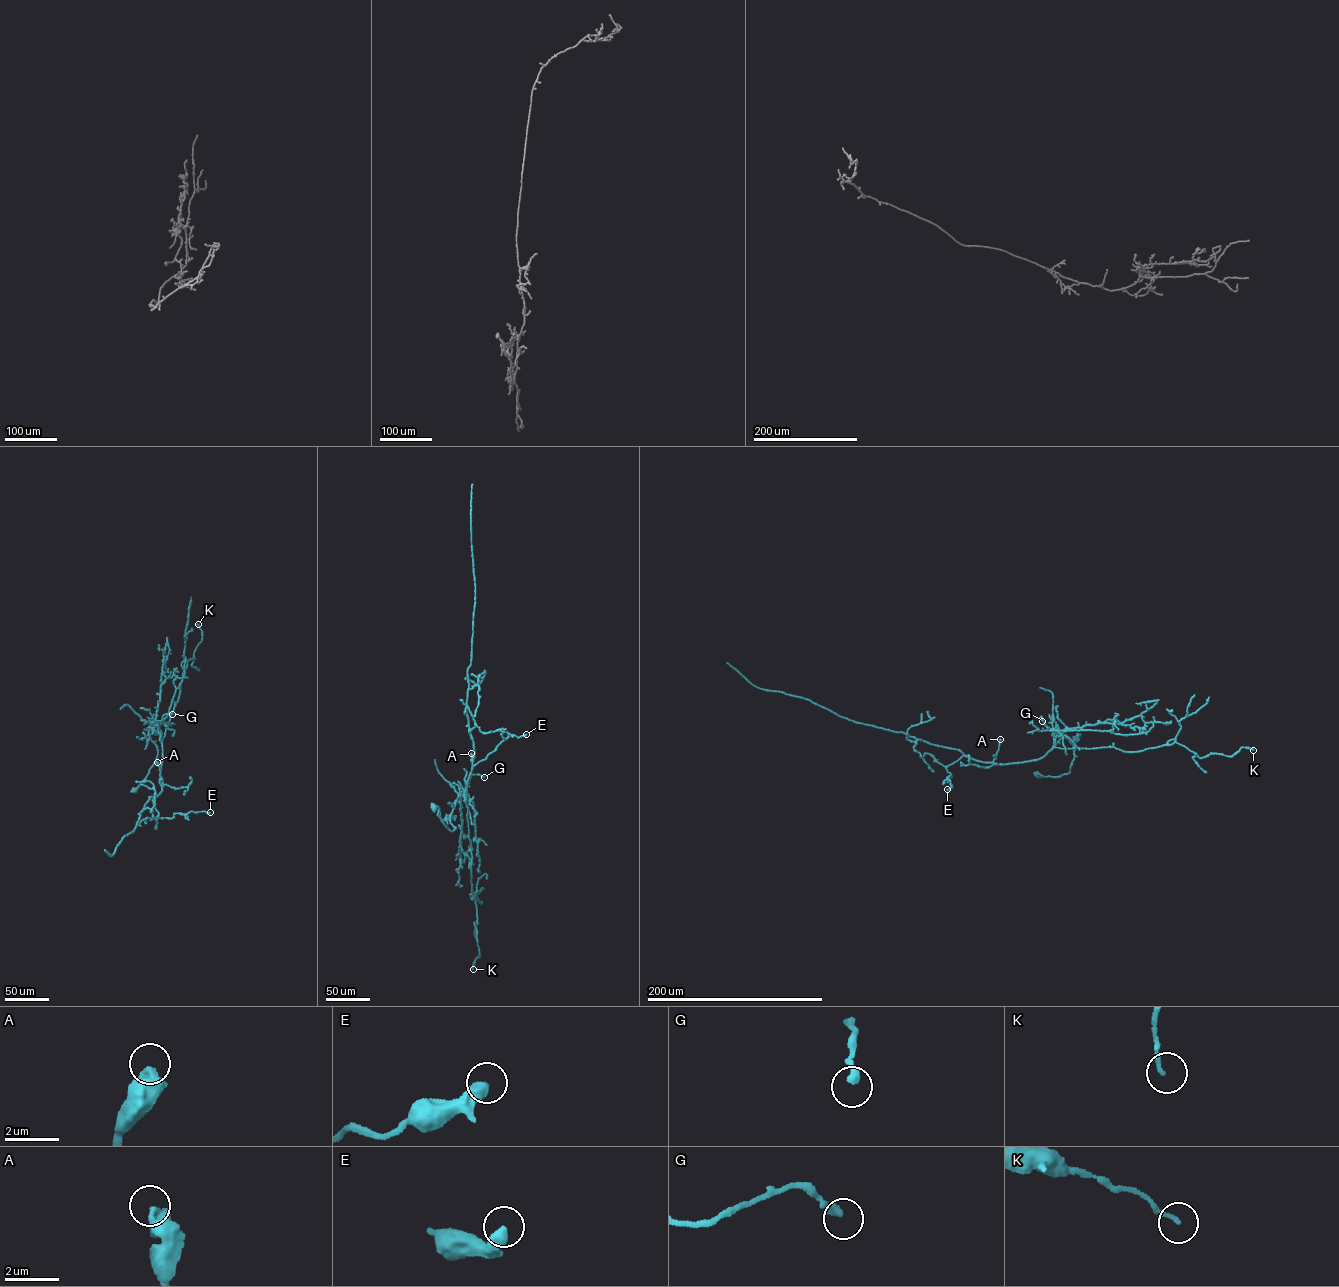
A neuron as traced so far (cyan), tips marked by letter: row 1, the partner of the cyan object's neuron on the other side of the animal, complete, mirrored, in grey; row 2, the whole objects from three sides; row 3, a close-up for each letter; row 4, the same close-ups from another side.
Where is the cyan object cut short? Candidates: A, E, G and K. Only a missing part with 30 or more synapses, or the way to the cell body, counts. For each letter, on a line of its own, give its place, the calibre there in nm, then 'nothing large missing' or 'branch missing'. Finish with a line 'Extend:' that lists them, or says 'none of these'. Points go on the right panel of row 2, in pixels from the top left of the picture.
A: (1000, 739) | 550 nm | nothing large missing
E: (947, 789) | 440 nm | nothing large missing
G: (1042, 721) | 280 nm | nothing large missing
K: (1253, 750) | 130 nm | nothing large missing
Extend: none of these

